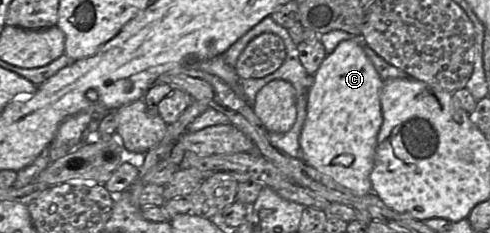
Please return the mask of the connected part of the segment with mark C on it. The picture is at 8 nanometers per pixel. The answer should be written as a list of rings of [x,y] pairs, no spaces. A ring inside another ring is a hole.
[[[356,38],[340,42],[335,50],[326,56],[317,72],[312,77],[312,85],[307,95],[307,115],[299,137],[299,144],[302,151],[302,160],[304,160],[306,164],[314,167],[320,173],[332,178],[337,184],[349,189],[353,194],[358,196],[366,195],[372,192],[370,173],[374,165],[377,136],[383,121],[380,101],[383,84],[384,81],[377,73],[370,59],[366,56],[361,40]]]

